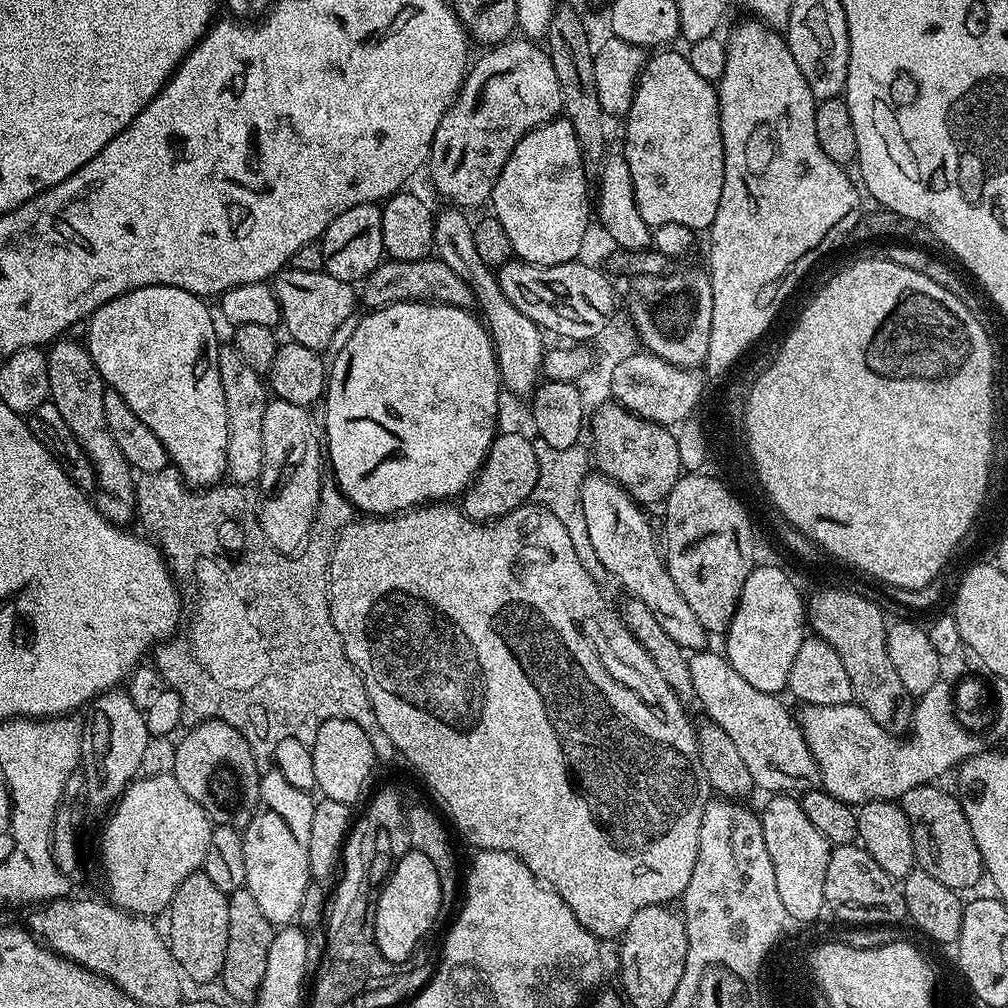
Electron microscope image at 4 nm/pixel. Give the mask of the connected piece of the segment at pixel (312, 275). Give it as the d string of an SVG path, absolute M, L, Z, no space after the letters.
M291 266L285 267L275 277L274 291L280 307L282 328L292 335L289 336L291 343L301 344L321 354L327 353L336 331L348 319L353 319L352 311L358 308L357 289L349 281L334 278L326 271L307 272Z

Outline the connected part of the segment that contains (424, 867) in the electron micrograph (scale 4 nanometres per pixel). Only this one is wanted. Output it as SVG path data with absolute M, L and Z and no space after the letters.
M405 851L393 864L376 898L374 938L383 956L395 964L411 961L412 951L419 946L420 939L438 924L441 902L442 887L433 863L422 853Z

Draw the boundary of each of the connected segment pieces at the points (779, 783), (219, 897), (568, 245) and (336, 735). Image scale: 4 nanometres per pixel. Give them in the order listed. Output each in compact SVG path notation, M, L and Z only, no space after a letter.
M701 650L688 656L690 666L690 678L694 680L694 690L698 704L704 707L704 712L711 723L722 726L726 735L734 742L734 747L742 757L742 763L746 770L750 770L750 778L757 789L765 794L803 794L812 789L821 787L820 771L814 754L810 754L810 746L804 737L804 731L800 728L799 719L786 705L780 701L779 695L771 692L763 692L750 686L738 670L728 661L727 655L720 656L713 650Z
M203 870L195 872L186 878L186 882L182 882L182 886L178 886L167 906L167 916L166 939L172 957L176 959L176 967L196 984L219 981L226 962L226 938L230 926L230 906L226 893L210 882Z
M557 118L540 124L533 132L526 133L514 146L502 174L492 191L490 201L491 215L502 222L506 238L510 238L513 257L538 266L570 264L584 248L584 239L588 236L588 212L590 216L590 182L583 172L582 149L574 126L565 118Z
M342 718L327 720L322 722L322 726L318 726L318 734L310 747L314 758L314 778L319 795L326 800L359 805L359 800L363 798L364 791L368 788L372 767L377 767L378 764L374 746L370 746L370 738L366 730Z

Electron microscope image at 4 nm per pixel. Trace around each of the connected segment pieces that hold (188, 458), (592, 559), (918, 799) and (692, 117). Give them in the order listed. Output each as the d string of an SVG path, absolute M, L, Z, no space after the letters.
M142 286L138 290L130 290L113 300L107 300L97 312L93 312L86 321L88 340L86 347L90 358L94 358L94 366L98 366L98 374L102 374L105 385L111 391L122 394L122 399L150 430L158 437L158 442L166 446L169 461L182 474L185 481L194 488L211 488L219 485L225 479L228 463L226 450L228 449L228 415L226 414L226 394L222 394L222 374L218 374L218 354L222 347L221 341L216 341L216 324L212 321L212 312L207 308L205 301L199 296L190 294L178 286Z
M540 442L536 444L538 458L538 482L534 493L535 503L541 504L562 526L566 526L566 534L570 534L570 542L574 542L574 551L578 554L578 562L586 569L586 574L594 578L594 582L604 586L610 577L606 566L598 562L598 554L594 554L594 546L590 546L590 534L586 534L586 518L582 514L582 486L584 477L590 472L590 448L587 443L577 442L574 446L555 448Z
M935 783L914 786L906 790L906 794L902 794L898 801L910 822L916 863L919 868L926 870L926 874L938 878L942 886L957 890L972 888L979 882L980 876L982 880L985 875L978 842L974 842L974 834L970 834L970 822L966 822L959 799L953 793L951 796L936 787L940 786Z
M660 50L649 55L636 84L633 104L626 117L622 155L629 164L634 198L642 221L654 230L666 222L678 222L693 230L711 229L722 202L724 147L720 129L720 98L713 81L701 78L683 51Z

